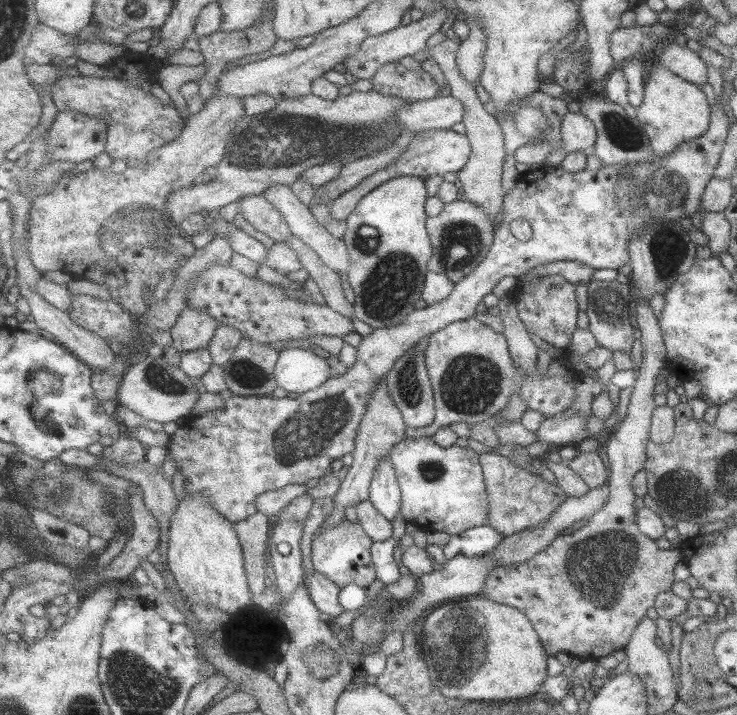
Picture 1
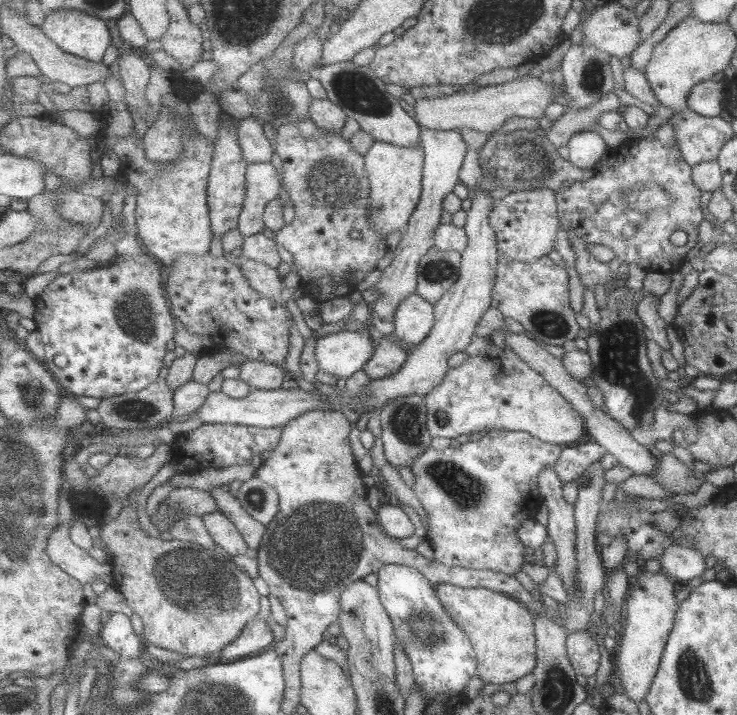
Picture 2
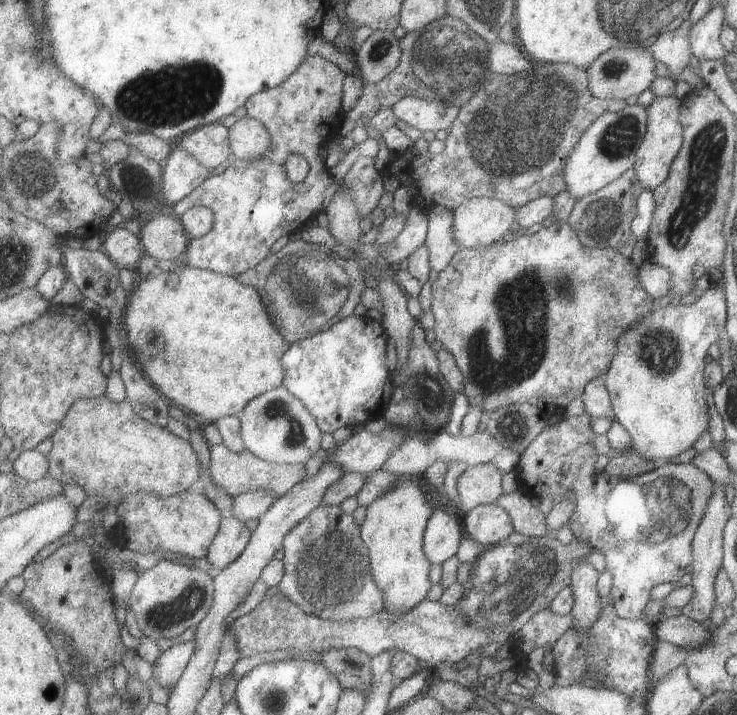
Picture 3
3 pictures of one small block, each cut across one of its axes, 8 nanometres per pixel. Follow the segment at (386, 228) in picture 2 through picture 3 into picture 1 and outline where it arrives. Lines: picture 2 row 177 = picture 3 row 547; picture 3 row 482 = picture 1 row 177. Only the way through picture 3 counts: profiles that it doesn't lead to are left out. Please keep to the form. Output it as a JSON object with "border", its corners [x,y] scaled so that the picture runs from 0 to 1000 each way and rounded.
{"border":[[[547,245],[514,260],[506,270],[491,277],[484,291],[472,302],[471,327],[467,337],[476,361],[472,393],[482,410],[483,443],[506,460],[544,453],[560,439],[563,422],[573,418],[575,397],[588,361],[589,344],[581,323],[583,302],[578,294],[582,269],[578,249]]]}

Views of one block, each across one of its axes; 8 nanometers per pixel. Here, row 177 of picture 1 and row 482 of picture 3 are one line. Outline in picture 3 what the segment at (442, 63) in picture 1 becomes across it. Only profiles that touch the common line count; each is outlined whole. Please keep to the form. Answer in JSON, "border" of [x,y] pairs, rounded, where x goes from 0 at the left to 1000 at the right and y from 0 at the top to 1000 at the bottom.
{"border":[[[666,648],[636,650],[620,676],[624,705],[631,713],[672,703],[680,694],[681,662]]]}

